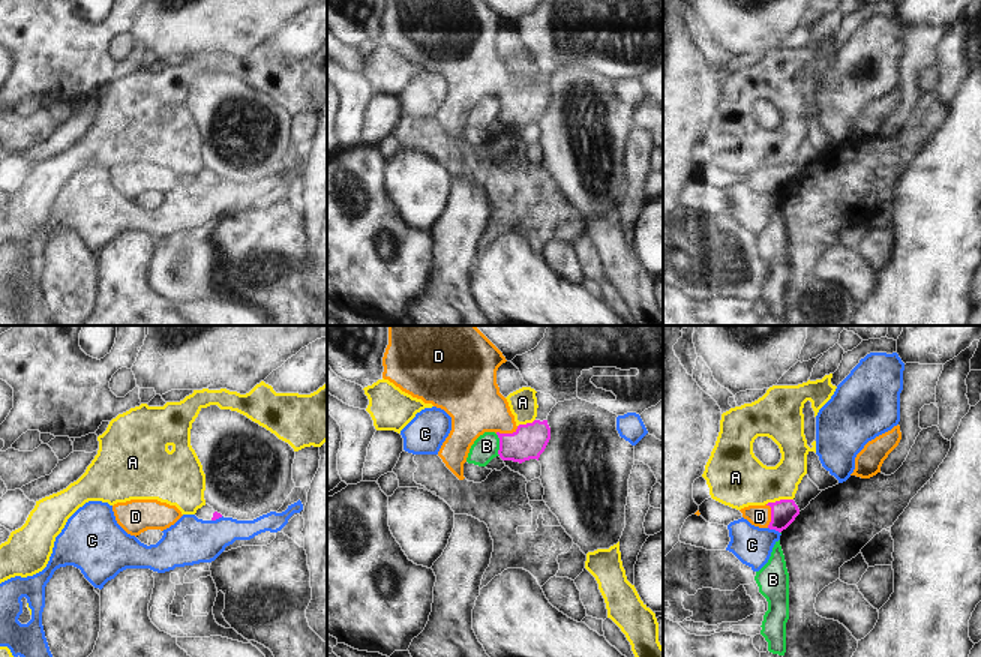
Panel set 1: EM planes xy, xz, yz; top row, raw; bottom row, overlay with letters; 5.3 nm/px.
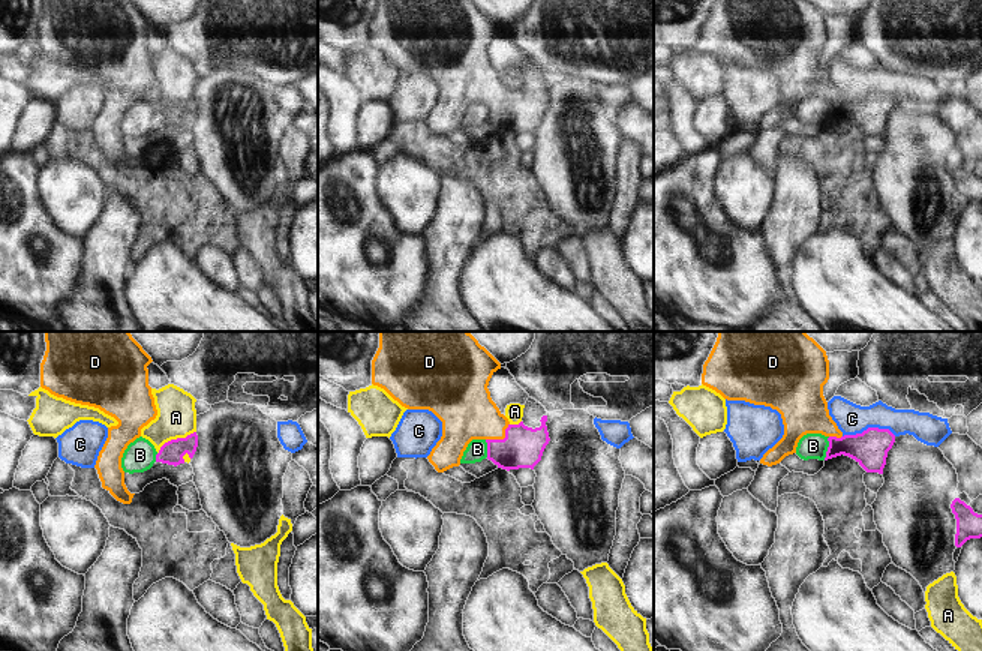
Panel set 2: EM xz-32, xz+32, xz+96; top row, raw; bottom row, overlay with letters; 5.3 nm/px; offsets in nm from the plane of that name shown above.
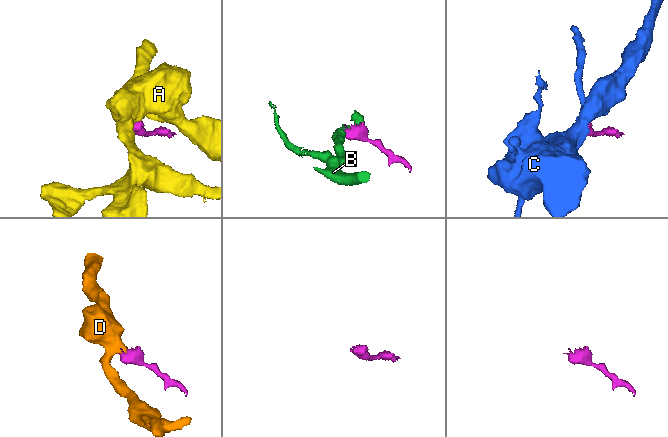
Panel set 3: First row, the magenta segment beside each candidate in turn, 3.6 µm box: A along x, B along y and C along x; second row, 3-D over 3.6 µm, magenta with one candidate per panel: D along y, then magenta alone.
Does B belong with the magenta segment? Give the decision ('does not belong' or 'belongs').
does not belong

